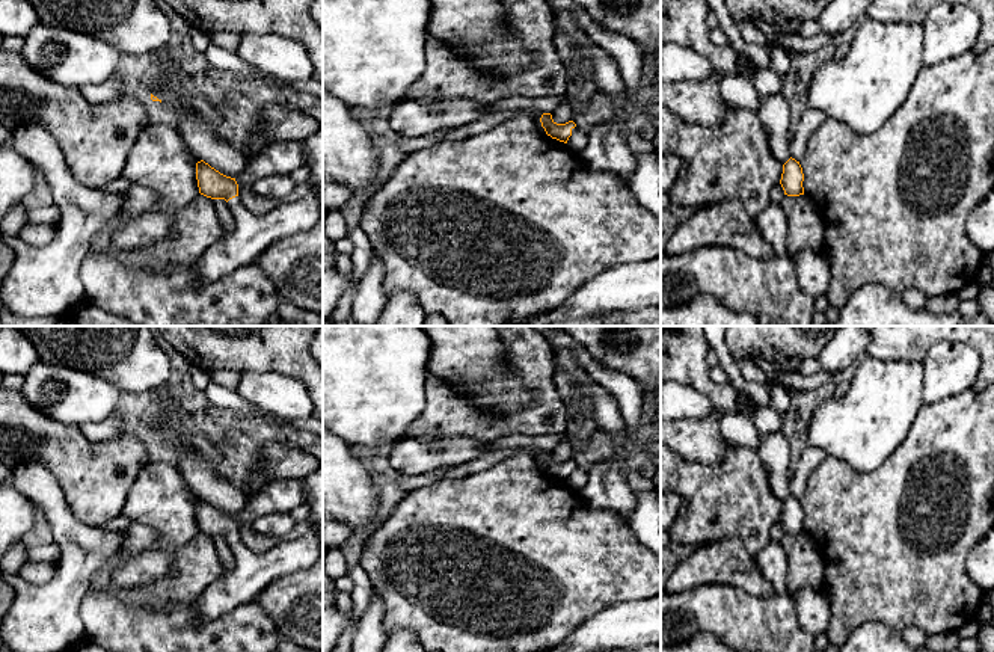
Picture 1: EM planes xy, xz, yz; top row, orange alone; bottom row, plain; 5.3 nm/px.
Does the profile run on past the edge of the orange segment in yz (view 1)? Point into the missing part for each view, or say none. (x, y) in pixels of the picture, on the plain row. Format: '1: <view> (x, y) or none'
1: none

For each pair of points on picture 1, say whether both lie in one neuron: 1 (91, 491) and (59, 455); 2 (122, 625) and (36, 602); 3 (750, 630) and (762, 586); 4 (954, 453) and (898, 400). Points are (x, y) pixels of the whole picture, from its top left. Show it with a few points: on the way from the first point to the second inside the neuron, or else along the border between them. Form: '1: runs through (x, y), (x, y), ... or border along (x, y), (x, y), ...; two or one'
1: runs through (82, 482), (80, 476), (68, 464); one
2: border along (89, 589), (80, 604), (85, 636); two
3: border along (726, 583), (757, 596), (770, 596), (774, 592); two
4: border along (925, 403), (917, 412), (910, 432), (896, 447); two

